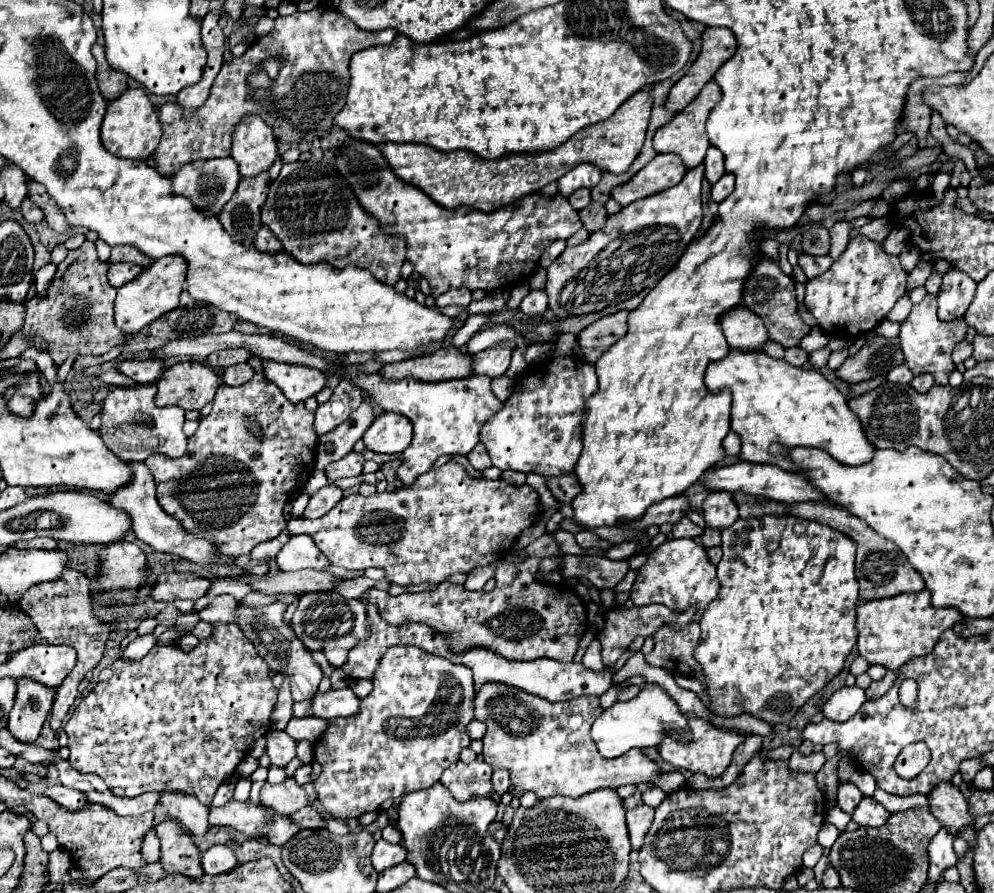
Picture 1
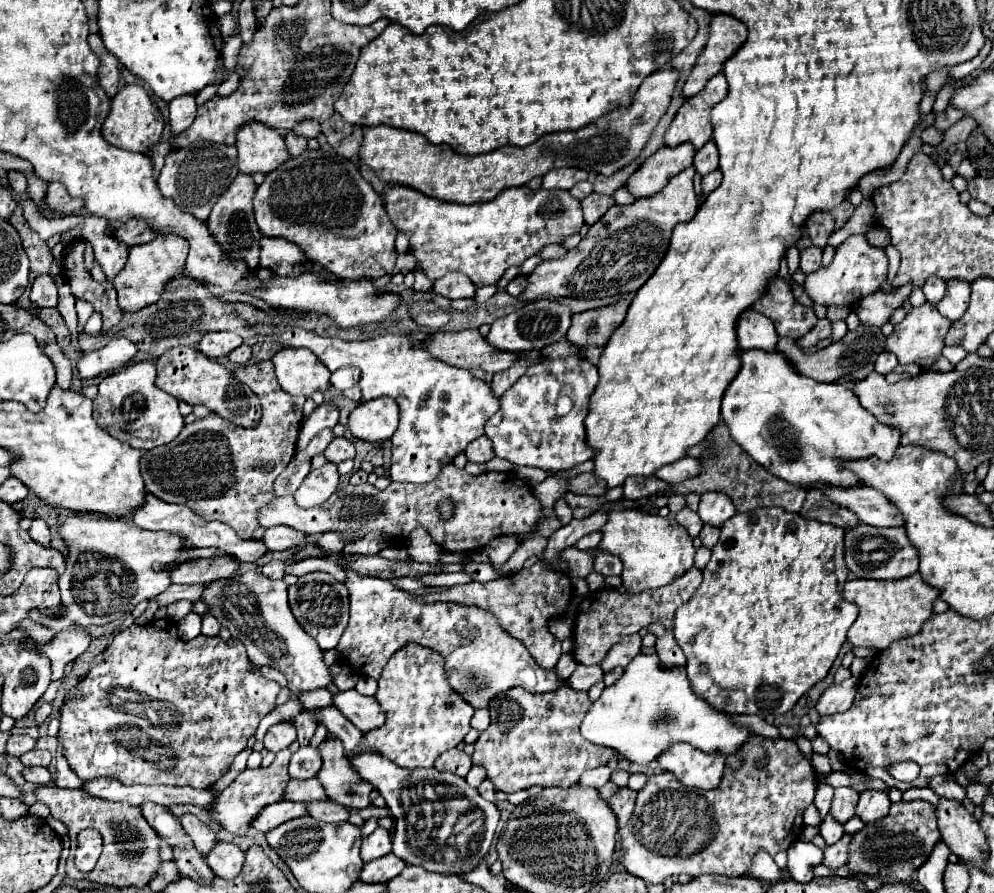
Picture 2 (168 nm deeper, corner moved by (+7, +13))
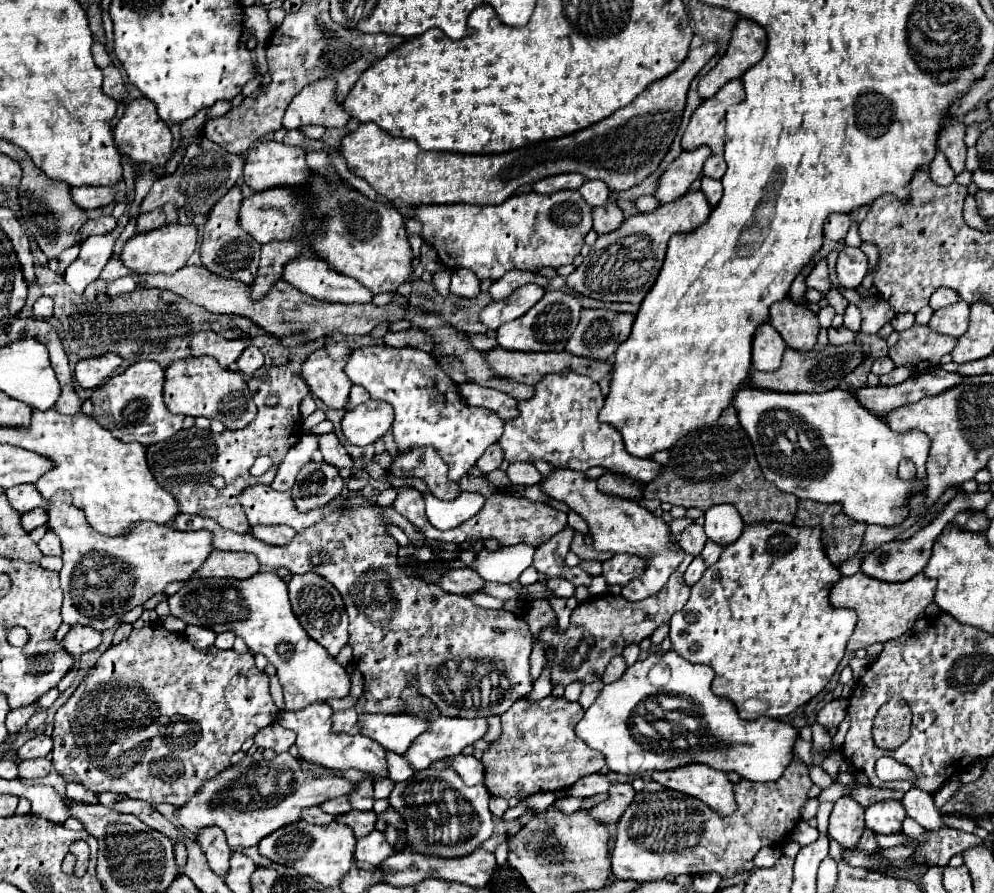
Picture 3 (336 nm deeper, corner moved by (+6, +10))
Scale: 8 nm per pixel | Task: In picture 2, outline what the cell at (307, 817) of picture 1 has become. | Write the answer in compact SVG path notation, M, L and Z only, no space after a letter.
M312 802L312 804L306 804L308 806L308 812L312 818L316 820L322 820L322 822L348 822L348 808L336 804L336 802Z

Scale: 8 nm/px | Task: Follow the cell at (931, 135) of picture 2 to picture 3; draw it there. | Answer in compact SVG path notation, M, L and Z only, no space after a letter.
M951 119L943 125L943 129L939 133L939 141L937 141L939 151L945 153L949 165L955 173L961 173L965 169L967 147L963 143L963 135L965 135L963 123L959 119Z

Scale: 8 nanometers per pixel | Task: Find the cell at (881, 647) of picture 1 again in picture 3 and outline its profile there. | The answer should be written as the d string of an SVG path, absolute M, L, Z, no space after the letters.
M855 573L853 577L843 577L839 583L833 585L829 601L833 607L851 607L859 615L857 627L847 643L847 649L857 651L873 643L887 643L891 639L901 637L905 631L913 627L917 617L925 613L927 605L933 603L935 587L937 581L923 577L923 573L903 583L885 583L873 577L865 577L863 573Z

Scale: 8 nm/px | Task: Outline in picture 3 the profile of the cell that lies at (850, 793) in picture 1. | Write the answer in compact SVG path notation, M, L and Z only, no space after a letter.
M851 797L837 799L829 819L829 835L835 841L839 841L845 849L853 849L863 829L865 829L863 807Z

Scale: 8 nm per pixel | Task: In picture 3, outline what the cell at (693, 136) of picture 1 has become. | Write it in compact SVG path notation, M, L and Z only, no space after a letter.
M731 79L725 83L715 97L705 99L691 115L689 125L683 133L681 147L685 151L697 149L699 145L707 145L715 155L723 153L725 143L725 111L729 105L739 103L745 99L745 93L741 89L741 79Z

